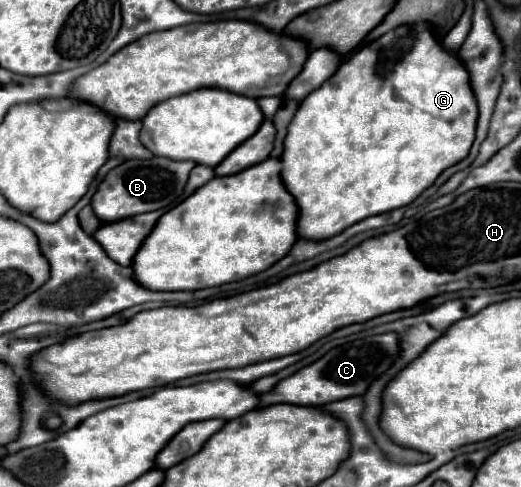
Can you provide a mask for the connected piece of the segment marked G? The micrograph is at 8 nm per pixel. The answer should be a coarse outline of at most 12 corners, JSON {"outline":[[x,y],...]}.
{"outline":[[428,22],[302,100],[298,236],[414,202],[468,156],[478,102]]}

